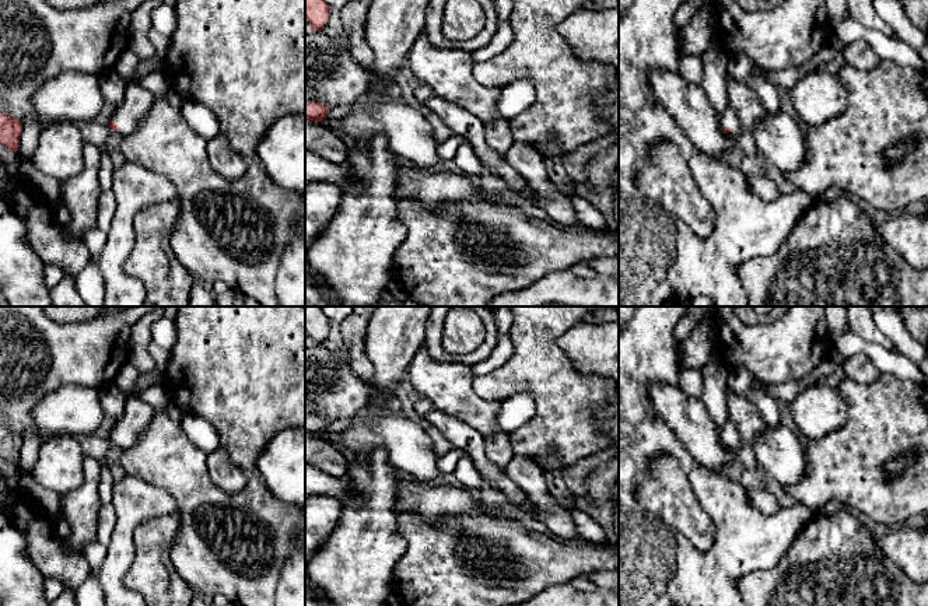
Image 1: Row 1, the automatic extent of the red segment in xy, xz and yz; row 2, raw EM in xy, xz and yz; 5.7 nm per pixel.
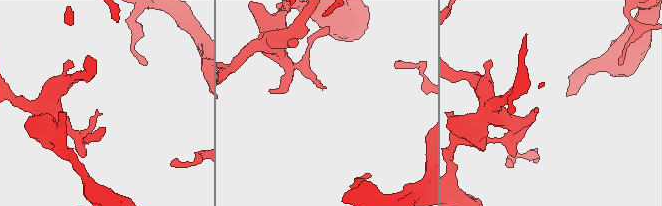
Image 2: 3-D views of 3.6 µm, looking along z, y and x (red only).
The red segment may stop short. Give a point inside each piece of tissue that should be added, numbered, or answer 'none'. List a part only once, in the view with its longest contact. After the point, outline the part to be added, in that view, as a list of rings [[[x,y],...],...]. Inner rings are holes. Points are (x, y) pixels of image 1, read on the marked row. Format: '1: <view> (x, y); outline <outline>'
1: xy (137, 101); outline [[[139,83],[126,87],[123,104],[111,112],[112,120],[120,127],[112,133],[126,137],[137,130],[139,122],[148,113],[155,97]]]

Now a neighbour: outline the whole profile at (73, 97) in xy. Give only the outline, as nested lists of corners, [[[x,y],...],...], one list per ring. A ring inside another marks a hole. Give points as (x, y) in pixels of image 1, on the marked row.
[[[63,71],[42,83],[31,102],[42,120],[71,123],[97,120],[106,105],[99,76],[80,71]]]

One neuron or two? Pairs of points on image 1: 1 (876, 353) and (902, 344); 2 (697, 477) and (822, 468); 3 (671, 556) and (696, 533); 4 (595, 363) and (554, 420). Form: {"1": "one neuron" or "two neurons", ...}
{"1": "two neurons", "2": "two neurons", "3": "two neurons", "4": "two neurons"}

